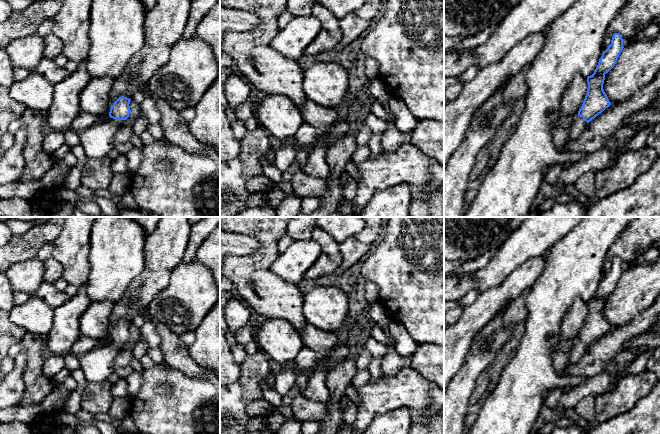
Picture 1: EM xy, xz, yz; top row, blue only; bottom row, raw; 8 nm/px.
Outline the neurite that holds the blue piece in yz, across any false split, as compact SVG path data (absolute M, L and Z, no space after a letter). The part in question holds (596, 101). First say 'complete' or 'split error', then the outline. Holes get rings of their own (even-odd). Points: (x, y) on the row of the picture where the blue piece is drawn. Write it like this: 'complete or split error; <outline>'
split error; M614 33L611 44L603 51L594 73L587 77L587 93L578 114L572 118L569 141L577 139L586 130L588 123L611 105L603 90L605 74L615 66L623 48L622 35Z

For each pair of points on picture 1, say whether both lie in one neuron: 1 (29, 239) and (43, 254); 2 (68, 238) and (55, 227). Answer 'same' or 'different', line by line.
1: different
2: different

